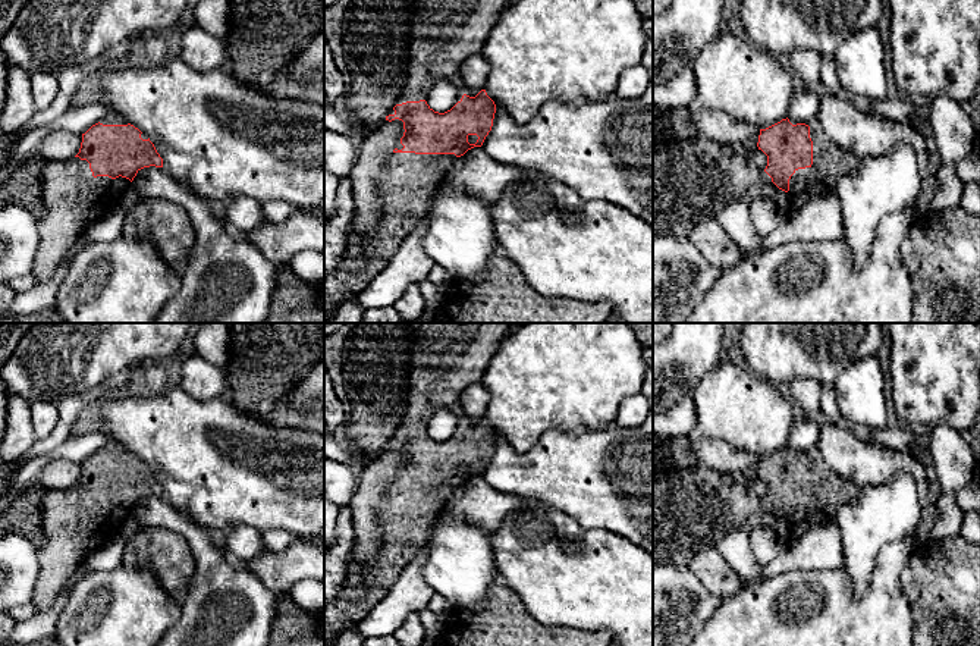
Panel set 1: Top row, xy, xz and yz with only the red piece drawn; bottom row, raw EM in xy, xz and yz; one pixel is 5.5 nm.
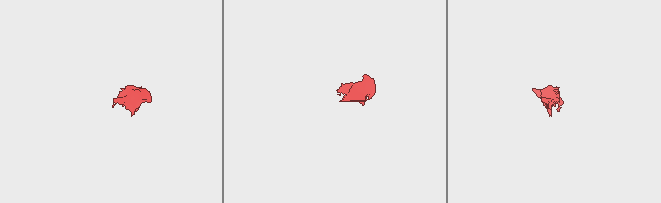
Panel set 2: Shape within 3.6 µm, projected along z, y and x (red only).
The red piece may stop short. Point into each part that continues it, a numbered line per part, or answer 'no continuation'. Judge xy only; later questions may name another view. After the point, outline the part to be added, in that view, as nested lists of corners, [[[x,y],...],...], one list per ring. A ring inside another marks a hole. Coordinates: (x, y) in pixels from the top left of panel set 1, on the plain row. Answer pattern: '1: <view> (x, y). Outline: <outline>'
1: xy (74, 527). Outline: [[[79,486],[65,490],[50,490],[41,501],[41,527],[45,534],[45,545],[38,549],[38,577],[34,587],[31,605],[35,612],[50,608],[66,580],[87,559],[87,556],[103,542],[120,534],[123,521],[132,515],[126,507],[111,508],[109,505],[92,505],[89,492]]]

